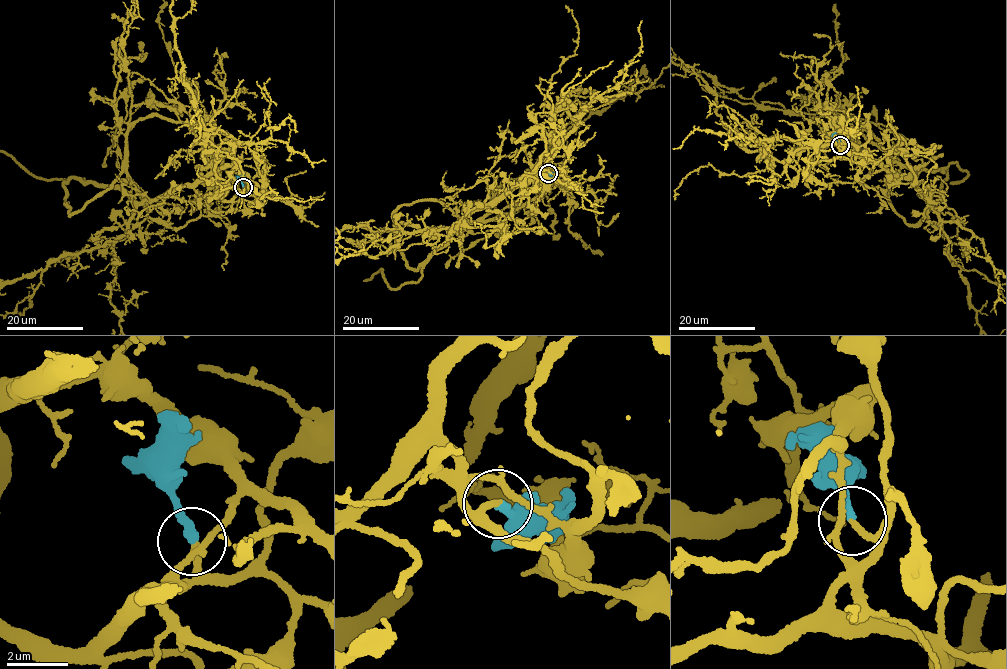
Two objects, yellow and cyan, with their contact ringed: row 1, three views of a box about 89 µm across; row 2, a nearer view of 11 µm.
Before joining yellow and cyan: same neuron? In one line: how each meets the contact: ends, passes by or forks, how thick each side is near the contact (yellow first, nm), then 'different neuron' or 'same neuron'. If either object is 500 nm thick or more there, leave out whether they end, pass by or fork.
yellow ends | cyan ends | 240/280 nm | same neuron

